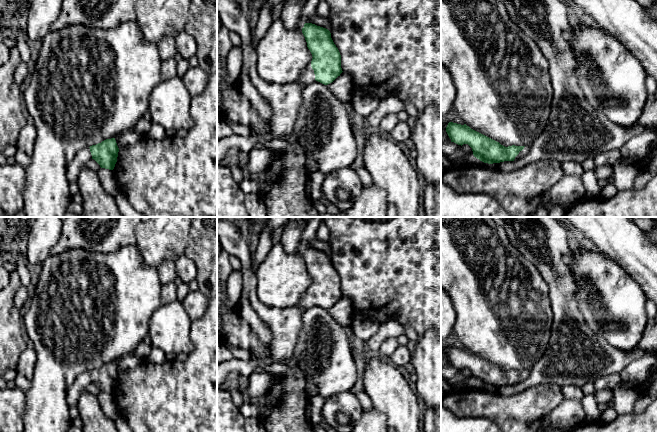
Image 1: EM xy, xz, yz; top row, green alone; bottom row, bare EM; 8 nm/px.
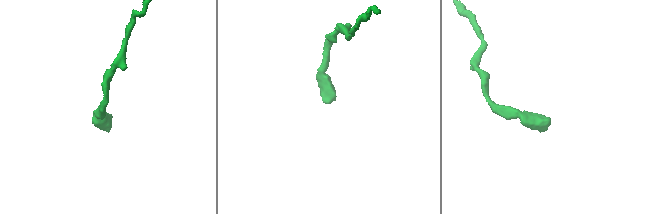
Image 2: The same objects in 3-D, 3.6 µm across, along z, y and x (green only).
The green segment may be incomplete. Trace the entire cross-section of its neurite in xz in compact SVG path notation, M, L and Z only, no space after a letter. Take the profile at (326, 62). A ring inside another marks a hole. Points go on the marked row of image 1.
M305 23L302 33L312 54L311 65L302 73L302 85L318 81L324 85L332 83L343 72L341 55L328 29L312 23Z

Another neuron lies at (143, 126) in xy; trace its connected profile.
M141 118L138 123L134 126L133 130L140 136L146 136L152 126L152 122L144 118Z

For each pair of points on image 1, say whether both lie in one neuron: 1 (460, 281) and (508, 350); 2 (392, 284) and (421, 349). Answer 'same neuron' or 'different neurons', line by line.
1: same neuron
2: different neurons

